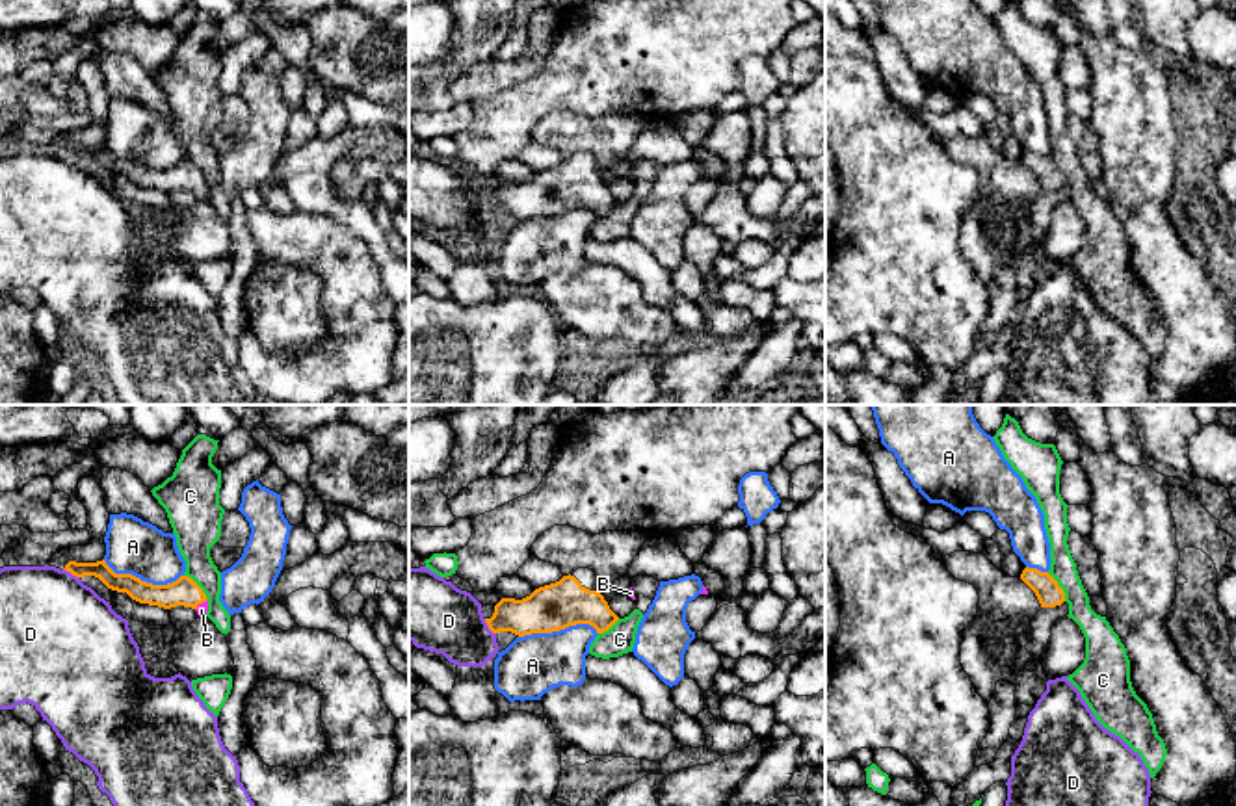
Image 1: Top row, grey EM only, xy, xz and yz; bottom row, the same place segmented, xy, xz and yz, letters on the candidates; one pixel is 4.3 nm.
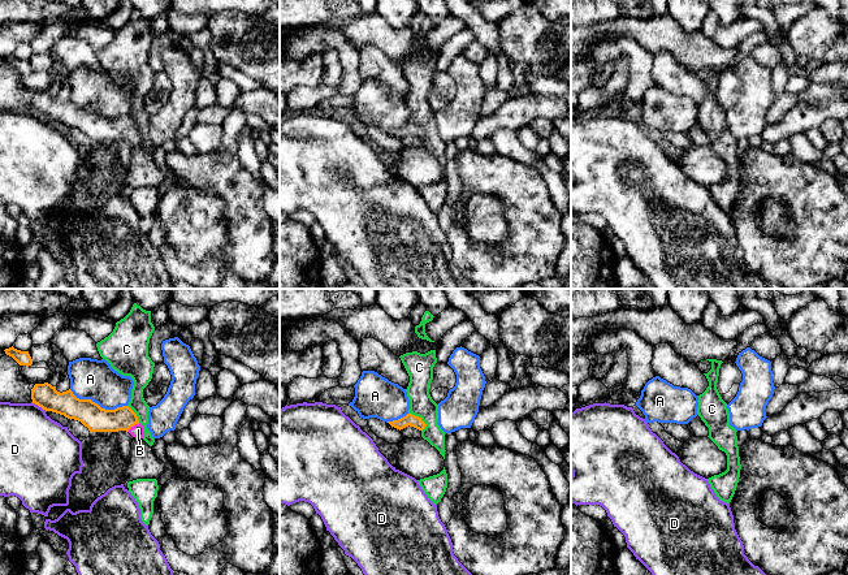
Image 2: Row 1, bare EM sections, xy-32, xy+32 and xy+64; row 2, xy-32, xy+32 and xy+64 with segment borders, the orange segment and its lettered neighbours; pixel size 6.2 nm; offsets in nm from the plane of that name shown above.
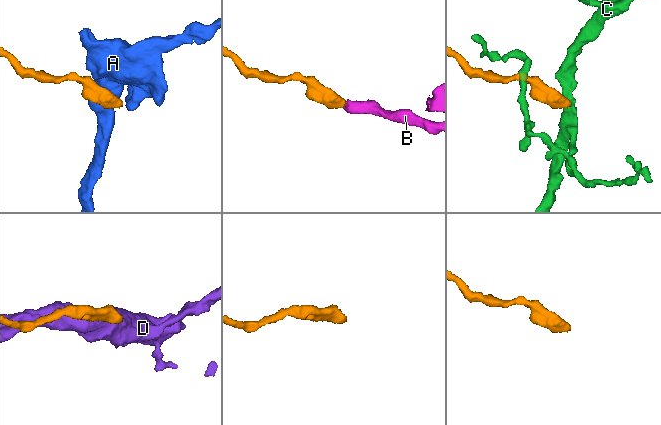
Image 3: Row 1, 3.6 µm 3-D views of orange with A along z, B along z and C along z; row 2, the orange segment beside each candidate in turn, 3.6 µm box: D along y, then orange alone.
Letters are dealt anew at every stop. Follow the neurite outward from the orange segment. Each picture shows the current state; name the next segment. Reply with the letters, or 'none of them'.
B

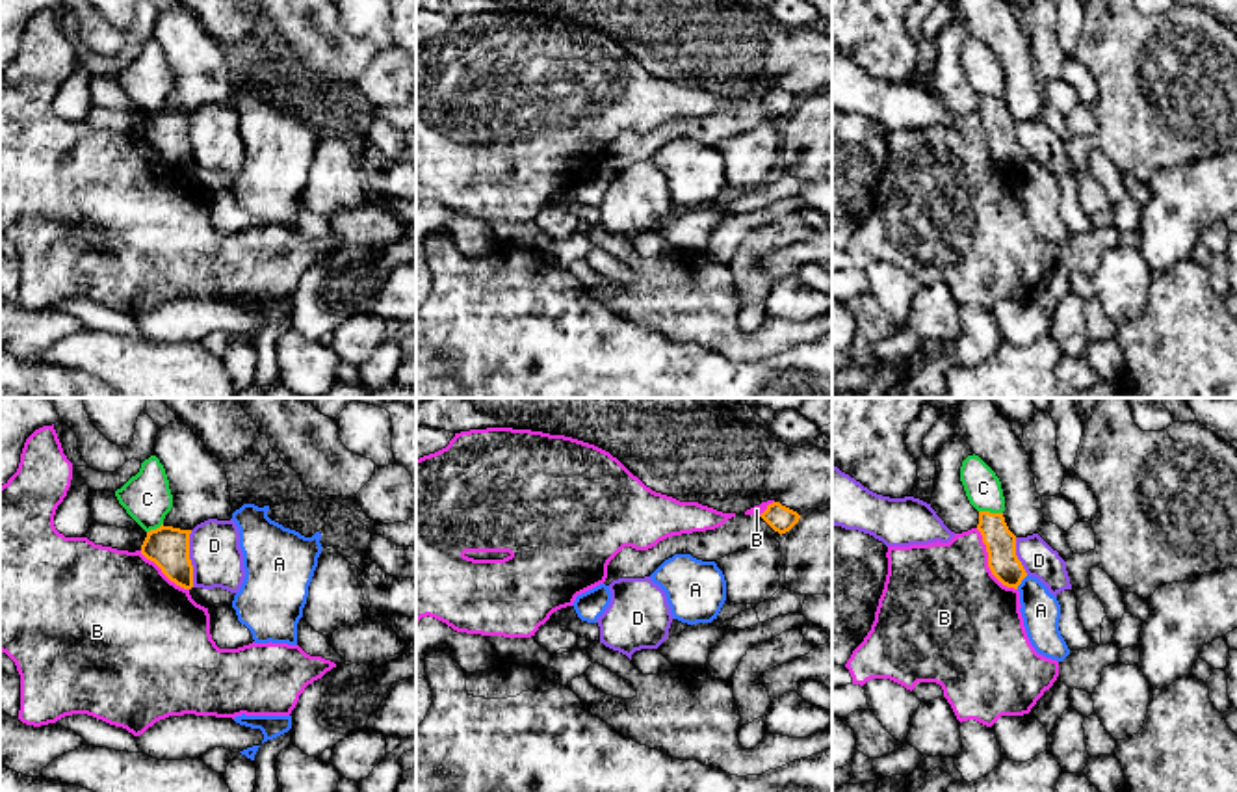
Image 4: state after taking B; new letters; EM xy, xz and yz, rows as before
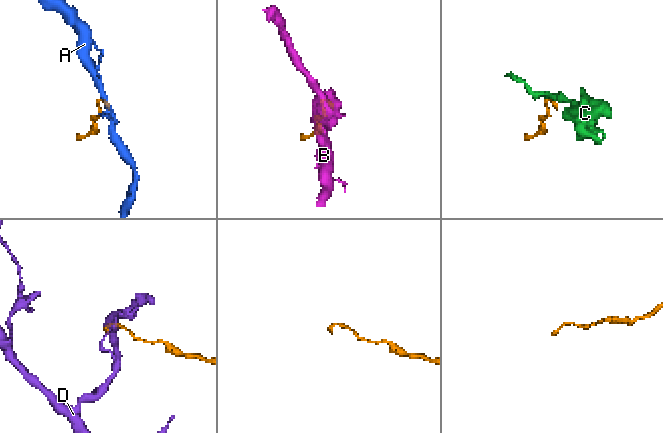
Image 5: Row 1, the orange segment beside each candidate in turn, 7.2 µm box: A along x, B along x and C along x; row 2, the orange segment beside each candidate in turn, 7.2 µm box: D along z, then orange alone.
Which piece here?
none of them

